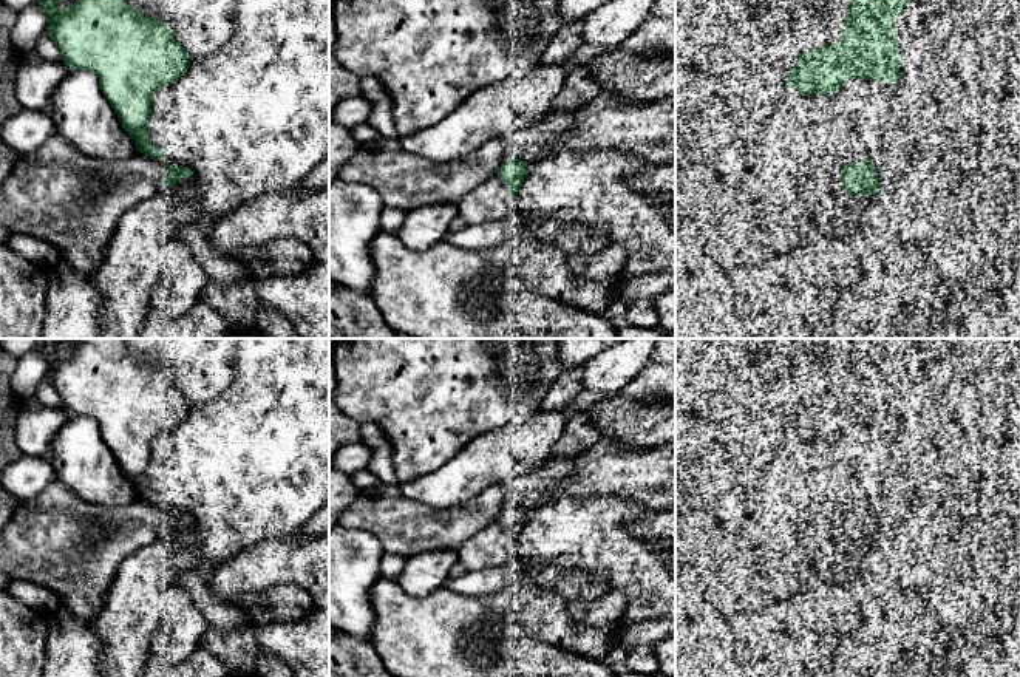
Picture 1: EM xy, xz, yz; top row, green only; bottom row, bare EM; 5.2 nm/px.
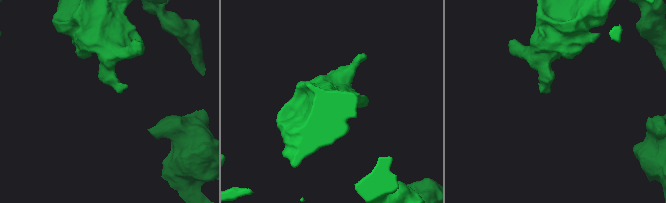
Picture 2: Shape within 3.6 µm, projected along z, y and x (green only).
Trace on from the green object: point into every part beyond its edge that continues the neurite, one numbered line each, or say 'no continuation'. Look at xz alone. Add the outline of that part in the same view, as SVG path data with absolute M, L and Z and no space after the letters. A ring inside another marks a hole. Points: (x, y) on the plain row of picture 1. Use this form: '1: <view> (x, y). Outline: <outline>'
no continuation

